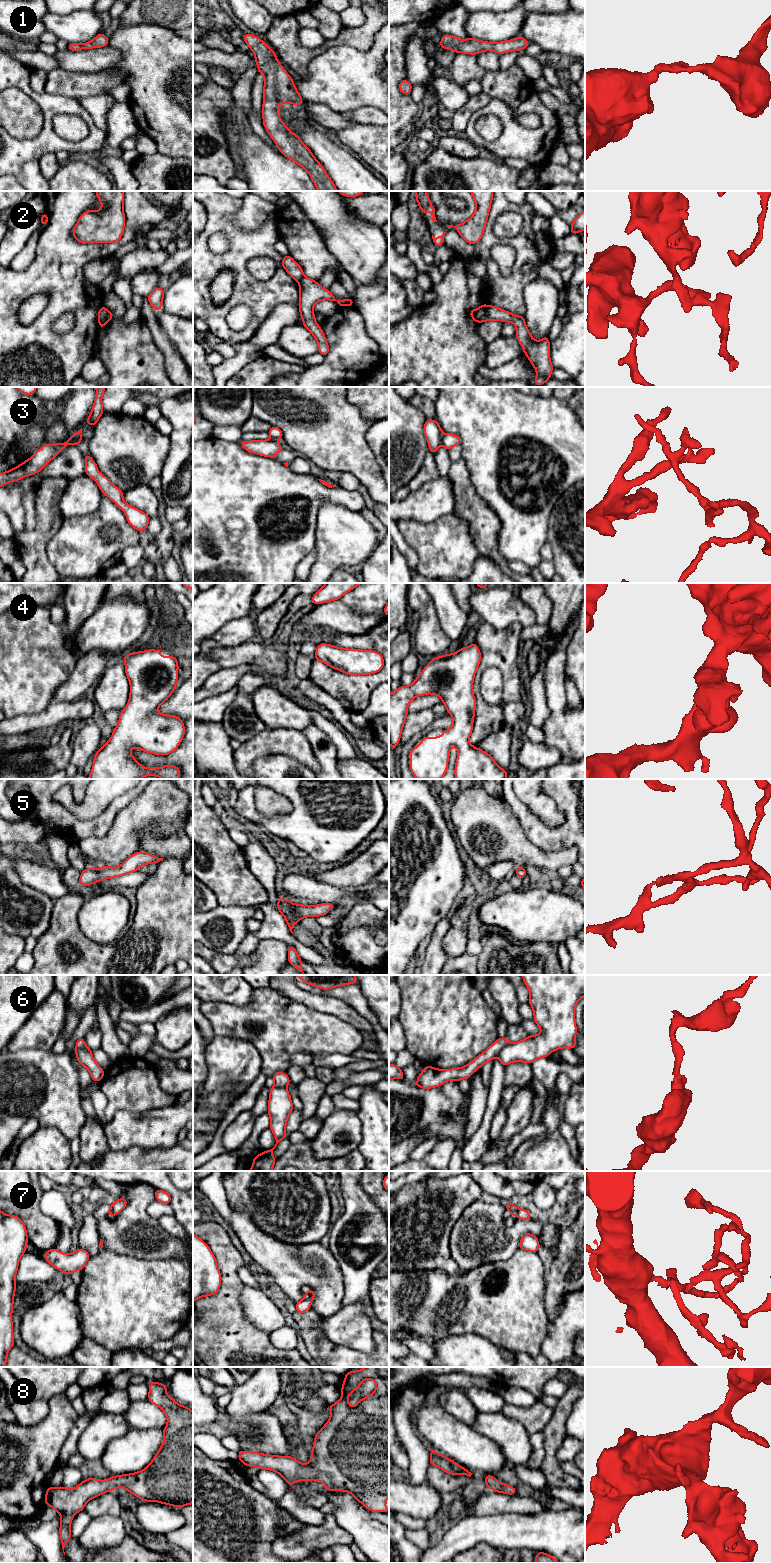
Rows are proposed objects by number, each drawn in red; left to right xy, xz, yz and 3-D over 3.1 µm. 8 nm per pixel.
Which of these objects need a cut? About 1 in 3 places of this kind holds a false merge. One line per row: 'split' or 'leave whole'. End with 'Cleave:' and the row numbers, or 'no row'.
1: leave whole
2: split
3: split
4: leave whole
5: leave whole
6: split
7: leave whole
8: leave whole
Cleave: 2, 3, 6

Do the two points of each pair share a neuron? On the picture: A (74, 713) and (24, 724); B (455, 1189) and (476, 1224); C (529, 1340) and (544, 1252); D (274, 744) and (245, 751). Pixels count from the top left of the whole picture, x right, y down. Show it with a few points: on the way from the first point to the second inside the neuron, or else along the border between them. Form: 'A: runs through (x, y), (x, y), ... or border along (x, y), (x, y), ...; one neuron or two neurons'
A: runs through (62, 713), (56, 713), (49, 718), (36, 721); one neuron
B: border along (479, 1199), (475, 1200), (464, 1210), (453, 1227); two neurons
C: border along (536, 1253), (546, 1272); two neurons
D: runs through (267, 744), (262, 744), (252, 749); one neuron

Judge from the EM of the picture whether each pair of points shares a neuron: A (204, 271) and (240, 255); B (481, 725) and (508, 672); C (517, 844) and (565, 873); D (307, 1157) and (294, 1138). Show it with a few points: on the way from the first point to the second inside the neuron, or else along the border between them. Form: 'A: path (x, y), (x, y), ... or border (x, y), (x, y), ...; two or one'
A: path (213, 264), (231, 260); one
B: path (480, 704), (476, 680), (487, 663); one
C: border (571, 865), (562, 865), (557, 871); two
D: border (306, 1139), (300, 1143), (291, 1144); two

